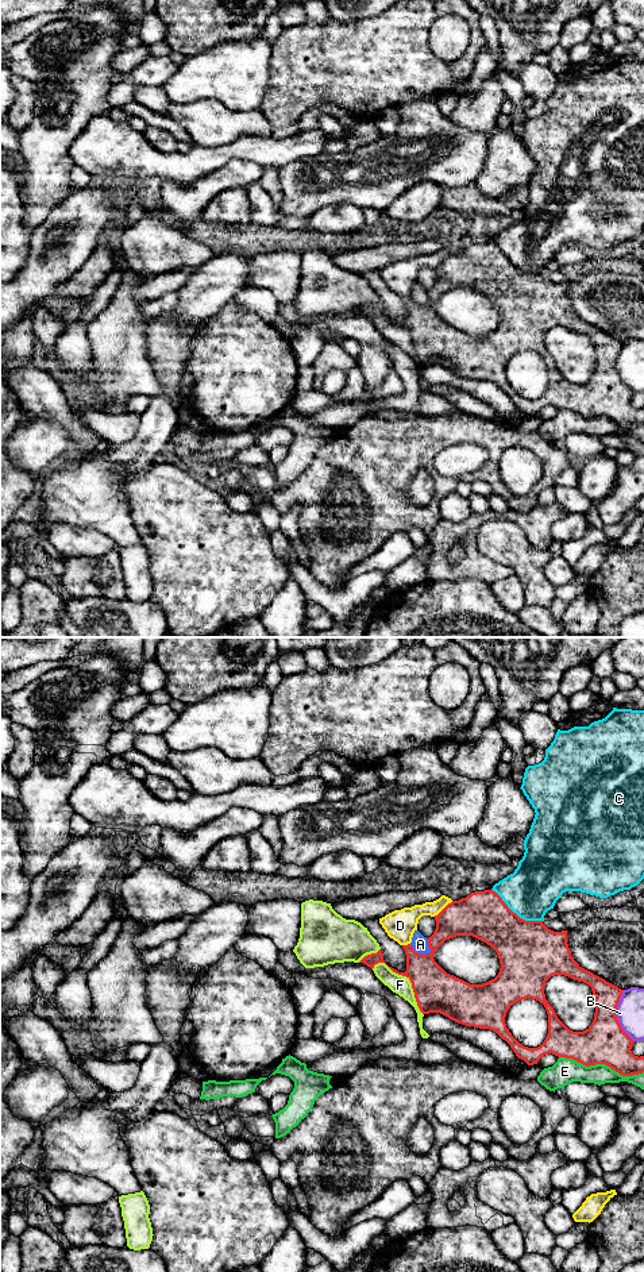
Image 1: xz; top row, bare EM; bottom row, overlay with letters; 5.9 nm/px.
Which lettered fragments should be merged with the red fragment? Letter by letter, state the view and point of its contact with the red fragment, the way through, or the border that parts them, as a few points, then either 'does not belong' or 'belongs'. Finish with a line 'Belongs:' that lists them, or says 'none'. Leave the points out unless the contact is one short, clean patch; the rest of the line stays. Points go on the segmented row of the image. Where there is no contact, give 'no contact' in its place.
A: xz (419, 954) | does not belong
B: xz (616, 1016) | does not belong
C: xz (515, 913) | does not belong
D: xz (444, 908) | does not belong
E: xz (601, 1063) | does not belong
F: xz (409, 979) | does not belong
Belongs: none

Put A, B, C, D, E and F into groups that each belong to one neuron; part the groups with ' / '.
A / B / C / D / E / F

